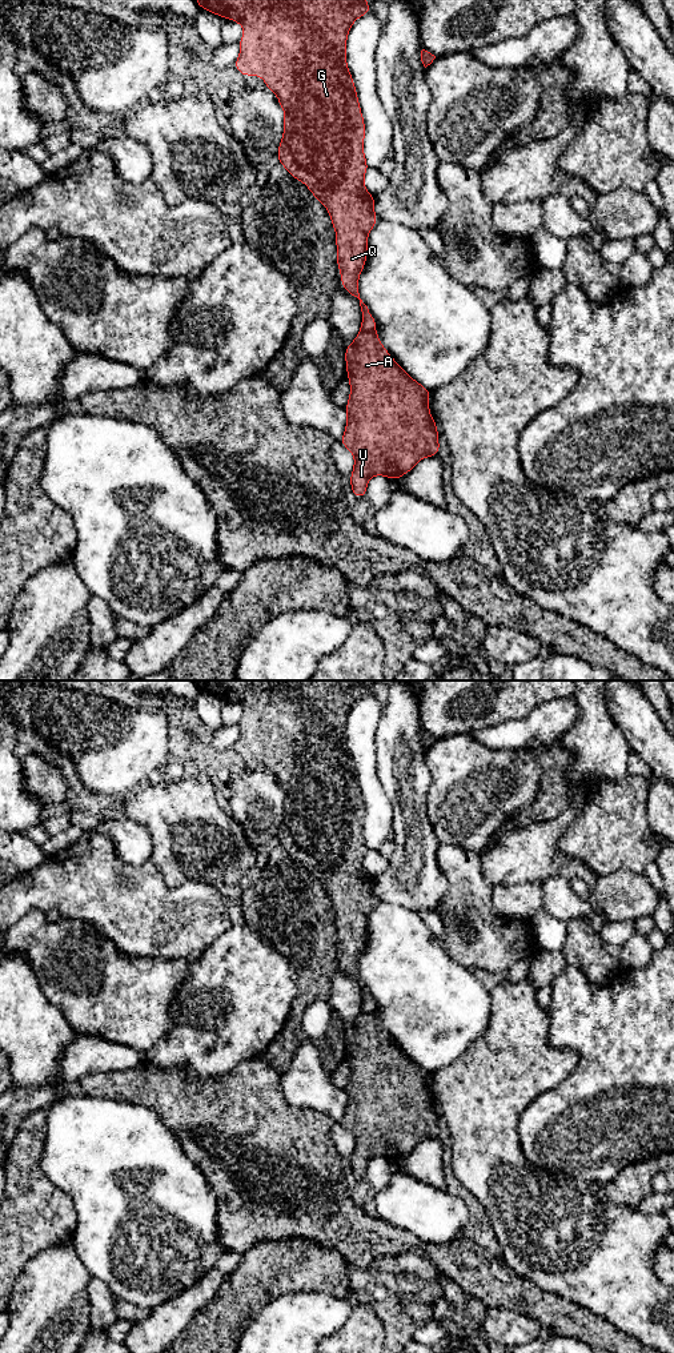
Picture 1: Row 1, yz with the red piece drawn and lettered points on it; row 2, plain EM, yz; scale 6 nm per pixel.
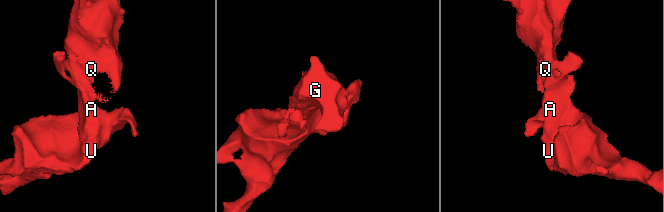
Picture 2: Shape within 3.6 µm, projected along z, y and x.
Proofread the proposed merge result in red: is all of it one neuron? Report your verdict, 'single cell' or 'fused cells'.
fused cells

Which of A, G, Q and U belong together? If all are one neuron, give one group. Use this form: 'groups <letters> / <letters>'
groups A U / G Q

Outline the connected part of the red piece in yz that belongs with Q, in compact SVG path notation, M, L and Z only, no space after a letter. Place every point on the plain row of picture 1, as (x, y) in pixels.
M194 680L200 690L242 707L240 738L233 748L242 758L261 758L273 772L285 794L284 816L277 840L288 855L302 863L310 875L326 890L336 911L337 949L344 972L360 981L361 1011L373 1013L376 1000L358 975L358 959L366 946L368 916L378 904L373 890L376 879L364 868L369 847L364 836L366 815L354 763L346 746L346 722L353 704L365 695L373 695L365 680Z

